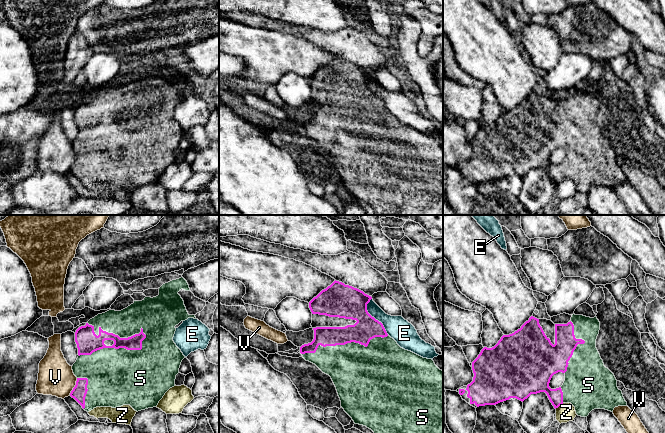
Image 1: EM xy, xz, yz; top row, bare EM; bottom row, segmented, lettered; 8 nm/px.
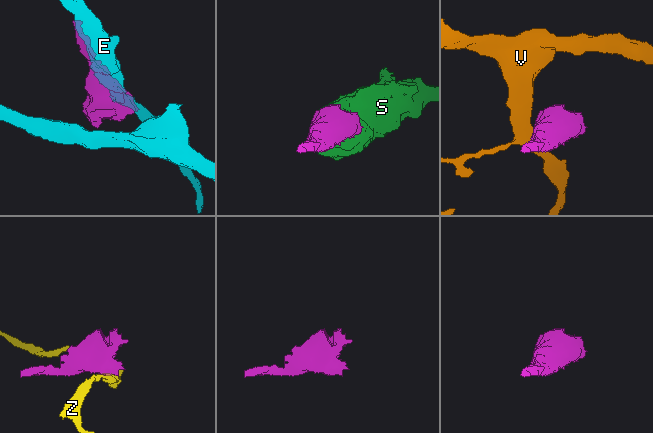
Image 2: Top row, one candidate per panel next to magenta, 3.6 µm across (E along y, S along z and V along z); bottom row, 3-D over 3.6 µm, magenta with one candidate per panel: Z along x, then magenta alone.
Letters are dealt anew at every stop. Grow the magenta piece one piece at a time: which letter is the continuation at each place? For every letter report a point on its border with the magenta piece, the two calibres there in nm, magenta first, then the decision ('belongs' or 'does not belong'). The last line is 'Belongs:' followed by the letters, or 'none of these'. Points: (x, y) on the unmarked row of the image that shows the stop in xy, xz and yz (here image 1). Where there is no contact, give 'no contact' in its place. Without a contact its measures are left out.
E: xz (373, 93) | 260/180 nm | does not belong
S: xy (116, 124) | 180/460 nm | belongs
V: xy (74, 163) | 120/280 nm | does not belong
Z: yz (559, 181) | 160/150 nm | does not belong
Belongs: S

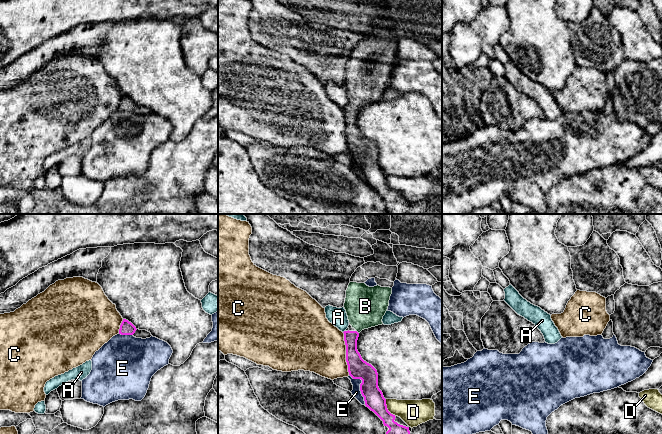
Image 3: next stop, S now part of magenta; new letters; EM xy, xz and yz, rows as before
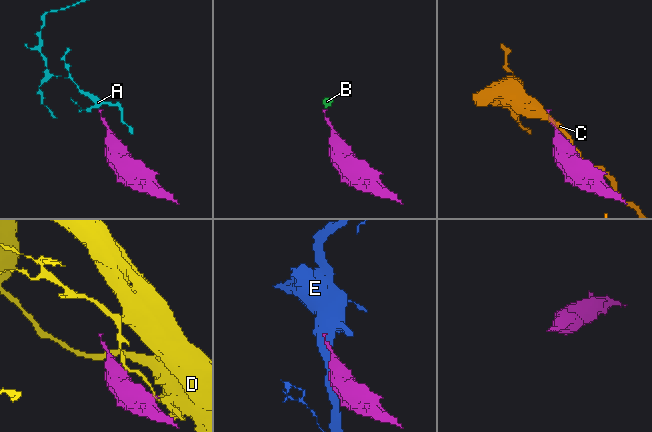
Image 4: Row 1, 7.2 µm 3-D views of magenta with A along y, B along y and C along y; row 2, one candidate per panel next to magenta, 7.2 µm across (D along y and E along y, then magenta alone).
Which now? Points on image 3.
A: xz (344, 107) | 130/150 nm | does not belong
B: xz (357, 108) | 130/320 nm | belongs
C: xz (346, 129) | 160/420 nm | does not belong
D: xz (386, 184) | 190/200 nm | does not belong
E: xz (360, 163) | 160/70 nm | does not belong
Belongs: B

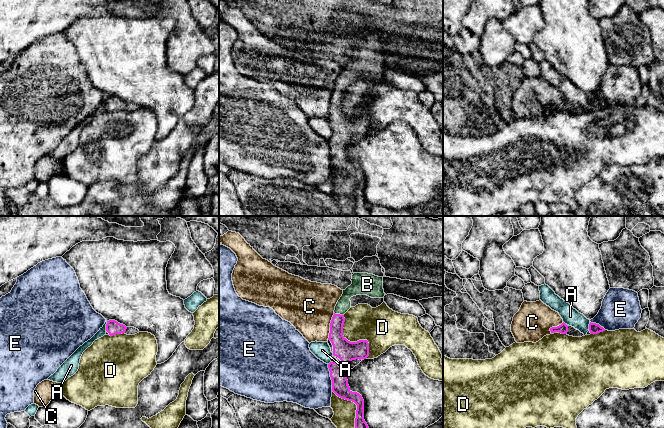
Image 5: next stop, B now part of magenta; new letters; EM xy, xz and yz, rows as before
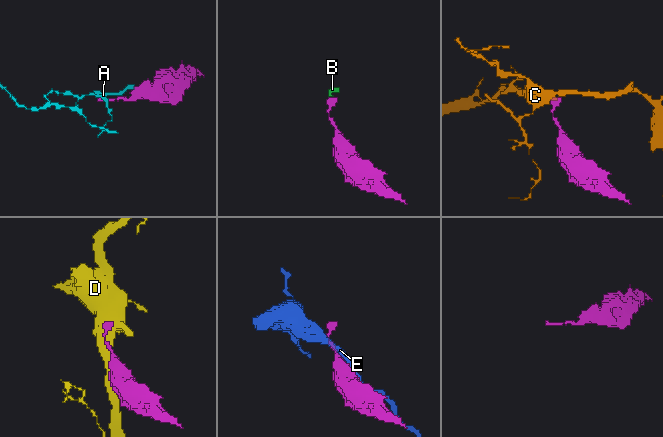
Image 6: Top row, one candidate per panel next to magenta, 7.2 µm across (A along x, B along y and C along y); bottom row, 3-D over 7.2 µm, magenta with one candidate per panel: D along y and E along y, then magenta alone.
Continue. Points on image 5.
A: xy (106, 102) | 110/60 nm | does not belong
B: xz (339, 90) | 140/110 nm | belongs
C: xz (330, 102) | 170/400 nm | does not belong
D: xz (353, 118) | 170/300 nm | does not belong
E: xz (330, 152) | 170/420 nm | does not belong
Belongs: B

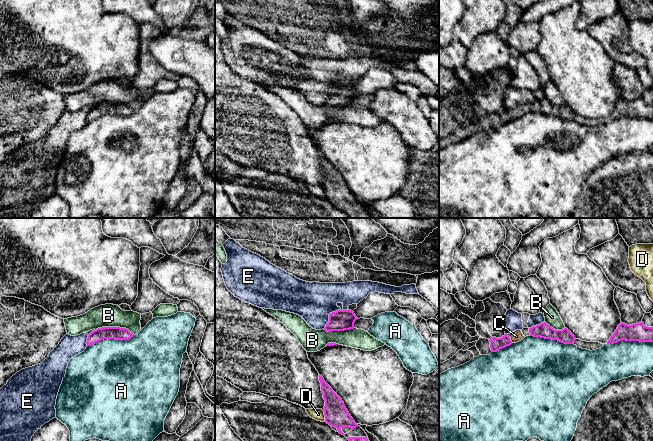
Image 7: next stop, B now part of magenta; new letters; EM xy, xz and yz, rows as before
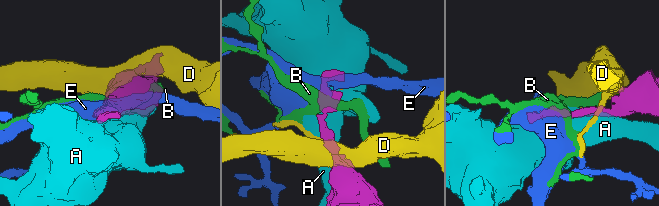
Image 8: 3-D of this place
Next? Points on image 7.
A: xy (110, 114) | 100/480 nm | does not belong
B: xy (115, 103) | 100/190 nm | does not belong
C: yz (509, 114) | 100/90 nm | belongs
D: xz (325, 192) | 190/100 nm | does not belong
E: xz (329, 92) | 170/300 nm | does not belong
Belongs: C

